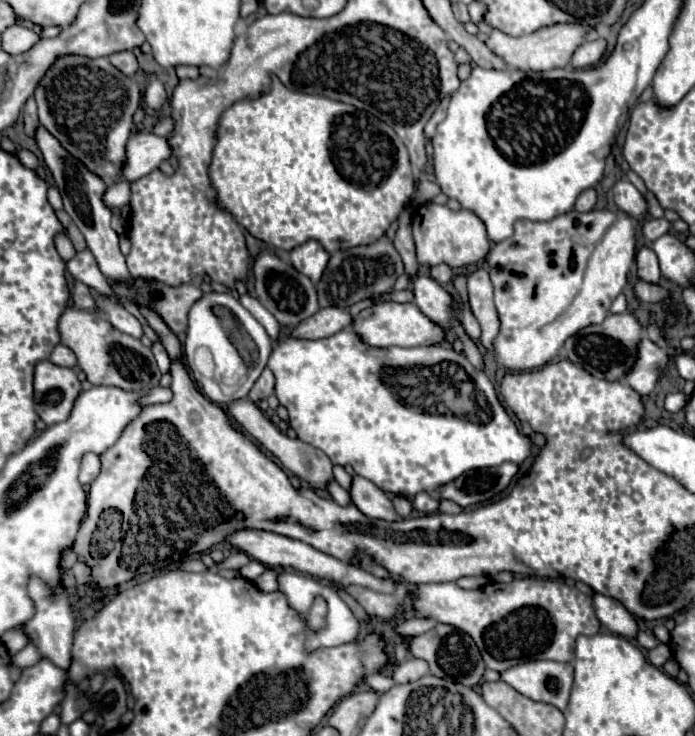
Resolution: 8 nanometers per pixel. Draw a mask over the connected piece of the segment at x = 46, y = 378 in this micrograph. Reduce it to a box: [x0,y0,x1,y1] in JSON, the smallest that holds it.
[34,360,82,426]

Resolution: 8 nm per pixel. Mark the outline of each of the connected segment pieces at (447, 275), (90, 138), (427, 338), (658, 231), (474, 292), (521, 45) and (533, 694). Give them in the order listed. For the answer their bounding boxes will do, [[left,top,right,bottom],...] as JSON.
[[432,264,452,284],[36,56,140,184],[352,302,446,348],[642,218,670,242],[468,268,500,350],[486,24,590,72],[502,660,574,708]]

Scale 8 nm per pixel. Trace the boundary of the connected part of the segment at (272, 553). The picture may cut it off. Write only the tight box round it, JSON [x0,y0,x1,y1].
[226,528,394,592]

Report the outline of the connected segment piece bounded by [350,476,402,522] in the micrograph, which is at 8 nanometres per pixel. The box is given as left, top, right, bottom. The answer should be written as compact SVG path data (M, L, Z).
M354 476L350 496L352 496L352 502L370 518L380 518L388 522L402 520L402 516L394 512L390 498L376 484L372 484L362 476Z

